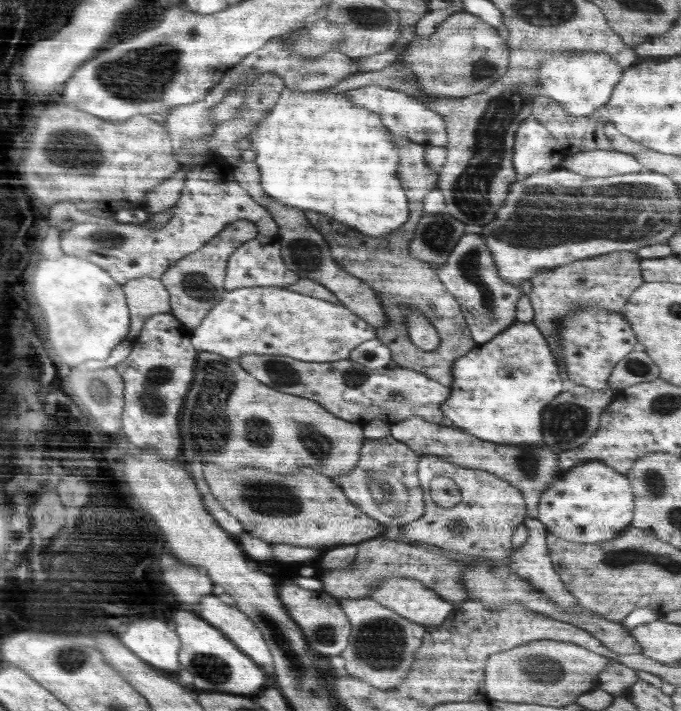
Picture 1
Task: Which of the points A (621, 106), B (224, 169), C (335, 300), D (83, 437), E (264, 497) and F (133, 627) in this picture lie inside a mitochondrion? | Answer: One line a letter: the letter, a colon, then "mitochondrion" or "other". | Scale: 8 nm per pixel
A: other
B: other
C: other
D: other
E: mitochondrion
F: other

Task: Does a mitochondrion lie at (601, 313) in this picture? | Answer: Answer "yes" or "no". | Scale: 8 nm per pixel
no

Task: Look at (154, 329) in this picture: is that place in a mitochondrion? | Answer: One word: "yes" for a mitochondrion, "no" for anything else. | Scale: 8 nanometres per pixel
no

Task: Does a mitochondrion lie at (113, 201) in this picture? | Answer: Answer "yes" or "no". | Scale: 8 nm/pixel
no

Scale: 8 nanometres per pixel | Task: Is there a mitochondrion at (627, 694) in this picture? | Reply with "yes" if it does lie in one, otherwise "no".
no

